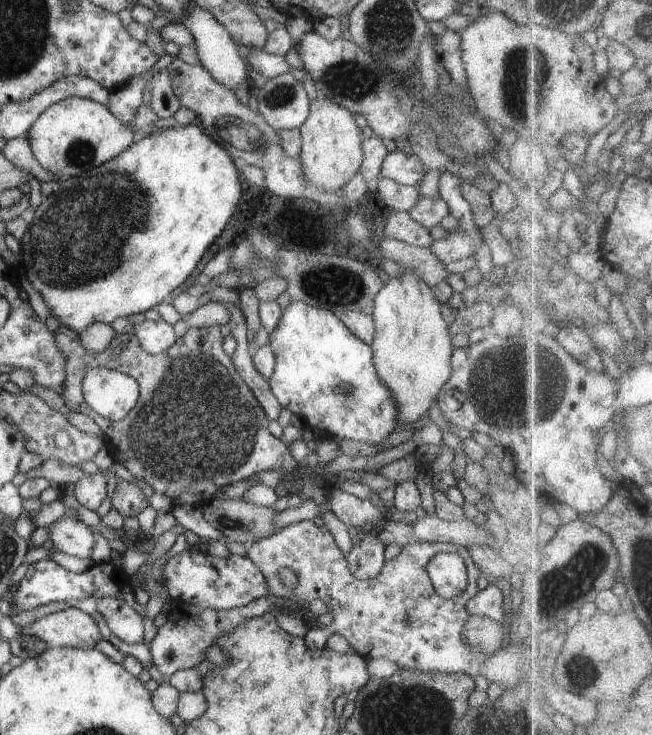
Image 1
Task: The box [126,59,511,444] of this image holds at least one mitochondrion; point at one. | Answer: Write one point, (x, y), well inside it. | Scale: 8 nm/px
(336, 285)

